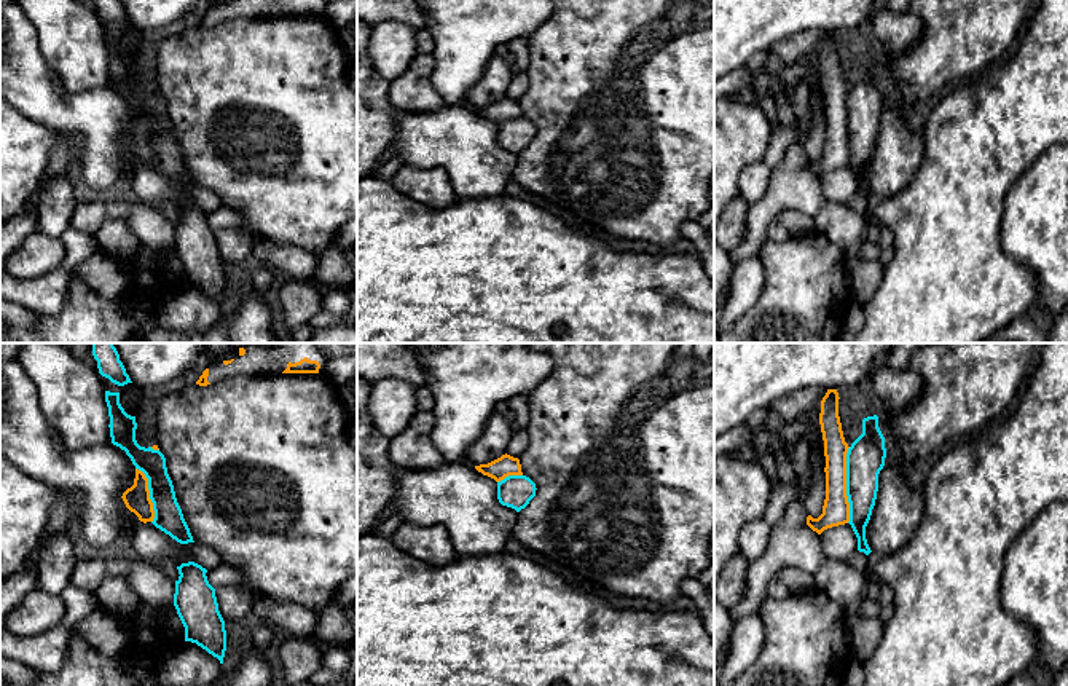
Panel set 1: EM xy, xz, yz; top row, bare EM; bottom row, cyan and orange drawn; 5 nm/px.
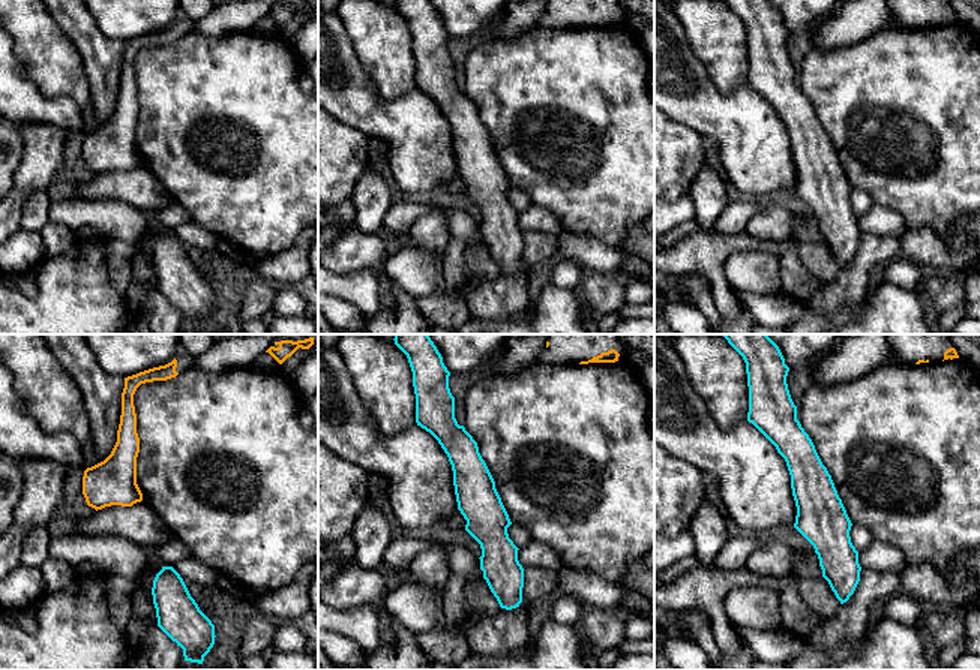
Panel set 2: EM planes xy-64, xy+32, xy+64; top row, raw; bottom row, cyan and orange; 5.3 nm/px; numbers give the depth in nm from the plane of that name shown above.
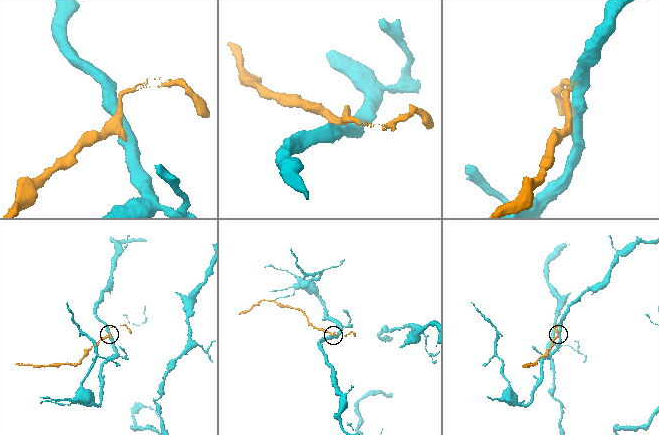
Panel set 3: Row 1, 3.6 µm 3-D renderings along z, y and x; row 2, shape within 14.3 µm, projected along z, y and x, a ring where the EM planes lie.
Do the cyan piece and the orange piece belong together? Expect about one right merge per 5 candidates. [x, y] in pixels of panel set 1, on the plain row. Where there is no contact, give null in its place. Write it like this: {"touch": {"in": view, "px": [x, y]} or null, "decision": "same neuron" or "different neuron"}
{"touch": {"in": "yz", "px": [847, 128]}, "decision": "different neuron"}

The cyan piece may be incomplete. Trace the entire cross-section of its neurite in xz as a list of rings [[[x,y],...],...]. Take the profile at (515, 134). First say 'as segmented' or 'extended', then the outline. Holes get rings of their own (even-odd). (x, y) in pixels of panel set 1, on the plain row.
as segmented; [[[508,118],[497,124],[497,142],[516,155],[524,152],[536,139],[536,126],[526,118]]]

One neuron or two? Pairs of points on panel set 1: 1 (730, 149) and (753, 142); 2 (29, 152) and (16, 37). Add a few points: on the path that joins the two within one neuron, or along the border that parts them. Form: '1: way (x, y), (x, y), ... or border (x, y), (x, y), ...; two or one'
1: way (735, 144), (748, 142); one
2: border (16, 109), (53, 133); two

